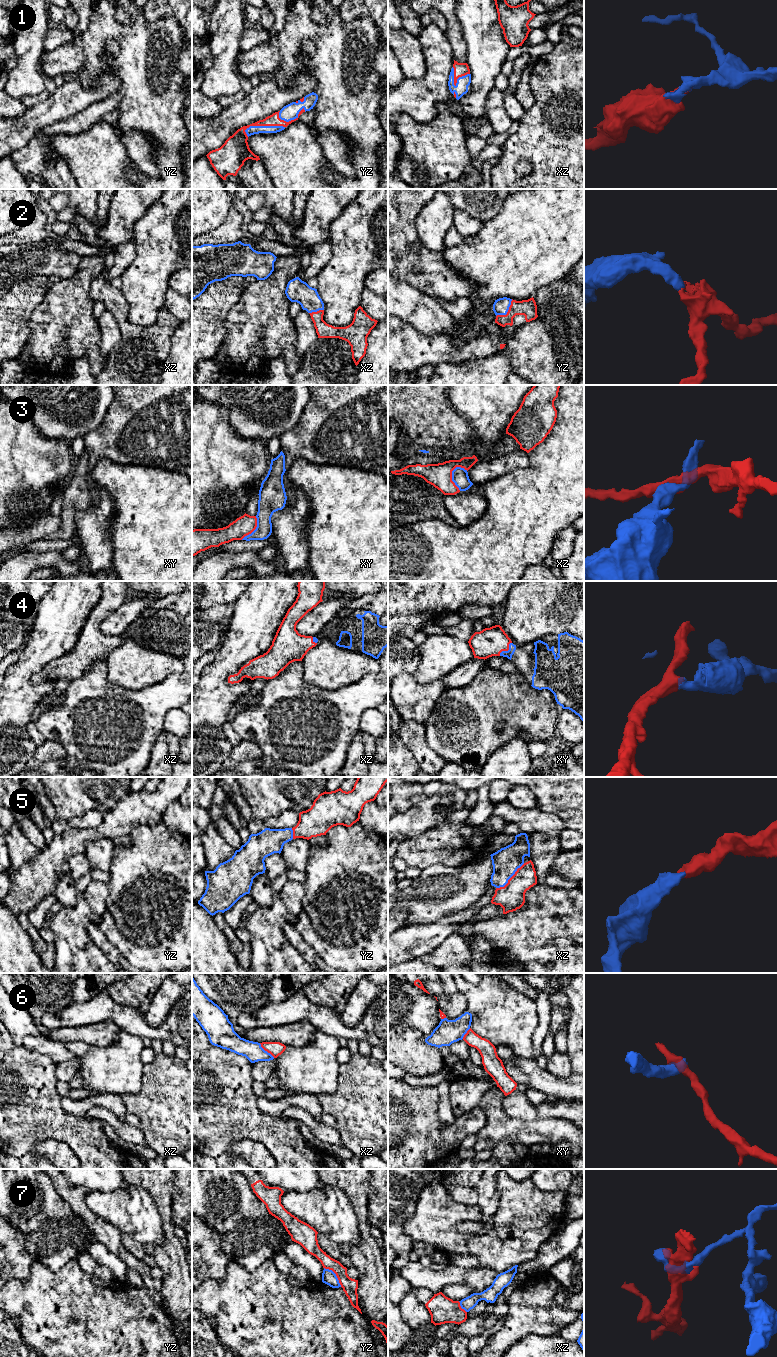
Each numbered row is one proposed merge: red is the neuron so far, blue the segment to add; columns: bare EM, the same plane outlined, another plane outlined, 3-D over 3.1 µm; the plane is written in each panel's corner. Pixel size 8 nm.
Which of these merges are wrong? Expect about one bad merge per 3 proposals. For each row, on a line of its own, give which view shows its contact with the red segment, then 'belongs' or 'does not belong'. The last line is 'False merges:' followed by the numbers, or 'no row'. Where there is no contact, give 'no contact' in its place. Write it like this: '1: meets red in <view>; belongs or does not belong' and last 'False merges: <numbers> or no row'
1: meets red in yz; belongs
2: meets red in yz; belongs
3: meets red in xz; does not belong
4: meets red in xy; belongs
5: meets red in xz; belongs
6: meets red in xz; does not belong
7: meets red in yz; does not belong
False merges: 3, 6, 7

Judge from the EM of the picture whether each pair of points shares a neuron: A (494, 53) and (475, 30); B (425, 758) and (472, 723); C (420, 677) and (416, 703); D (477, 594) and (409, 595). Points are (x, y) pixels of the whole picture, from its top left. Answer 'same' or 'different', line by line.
A: same
B: different
C: different
D: same

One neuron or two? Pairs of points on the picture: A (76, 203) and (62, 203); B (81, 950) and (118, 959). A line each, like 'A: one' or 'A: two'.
A: two
B: two

